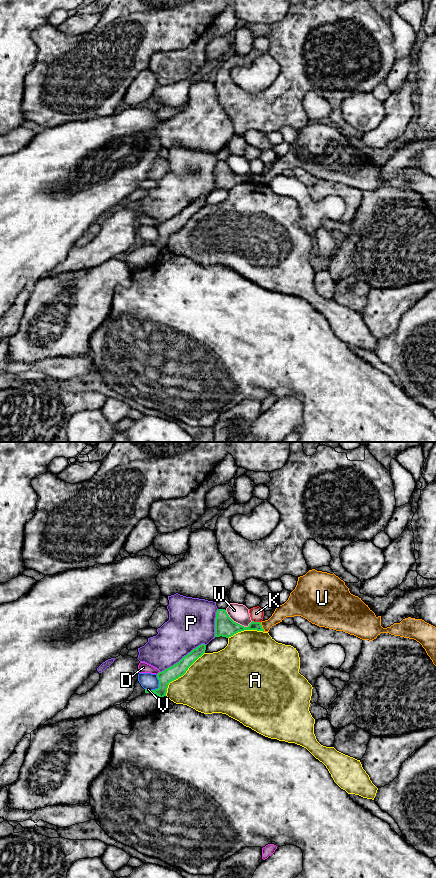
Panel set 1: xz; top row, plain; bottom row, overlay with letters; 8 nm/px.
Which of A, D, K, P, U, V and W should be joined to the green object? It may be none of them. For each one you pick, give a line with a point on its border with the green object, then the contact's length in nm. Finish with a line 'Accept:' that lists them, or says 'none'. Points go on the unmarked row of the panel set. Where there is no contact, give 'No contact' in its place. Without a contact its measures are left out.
Accept: none

